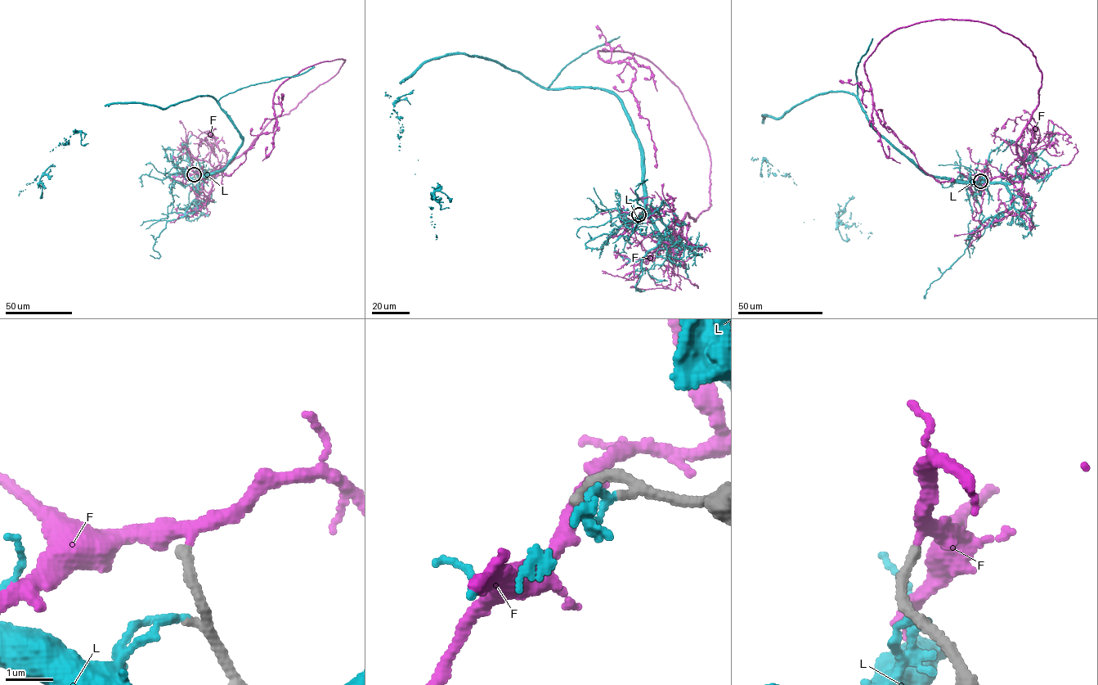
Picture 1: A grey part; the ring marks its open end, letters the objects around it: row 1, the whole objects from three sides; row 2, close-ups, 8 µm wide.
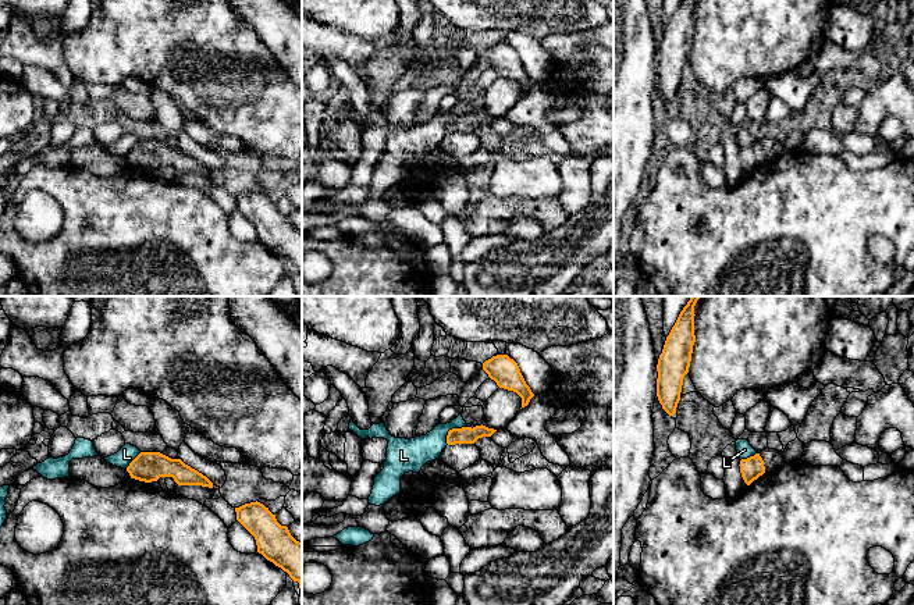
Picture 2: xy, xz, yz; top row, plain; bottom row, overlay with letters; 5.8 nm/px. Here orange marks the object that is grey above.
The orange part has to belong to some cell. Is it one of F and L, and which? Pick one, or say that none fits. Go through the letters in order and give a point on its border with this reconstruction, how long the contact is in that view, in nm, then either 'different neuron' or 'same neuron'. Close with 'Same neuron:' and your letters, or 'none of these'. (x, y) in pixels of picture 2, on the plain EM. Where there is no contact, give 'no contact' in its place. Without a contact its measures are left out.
F: no contact; same neuron
L: contact xz (452, 117); length 160 nm; different neuron
Same neuron: F

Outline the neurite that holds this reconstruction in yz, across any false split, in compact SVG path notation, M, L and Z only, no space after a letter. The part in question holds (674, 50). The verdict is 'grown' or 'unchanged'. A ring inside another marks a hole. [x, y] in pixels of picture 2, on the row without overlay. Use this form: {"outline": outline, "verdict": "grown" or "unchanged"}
{"outline": "M680 0L658 47L657 85L669 104L676 102L683 67L689 61L696 31L694 4L694 0Z", "verdict": "unchanged"}

